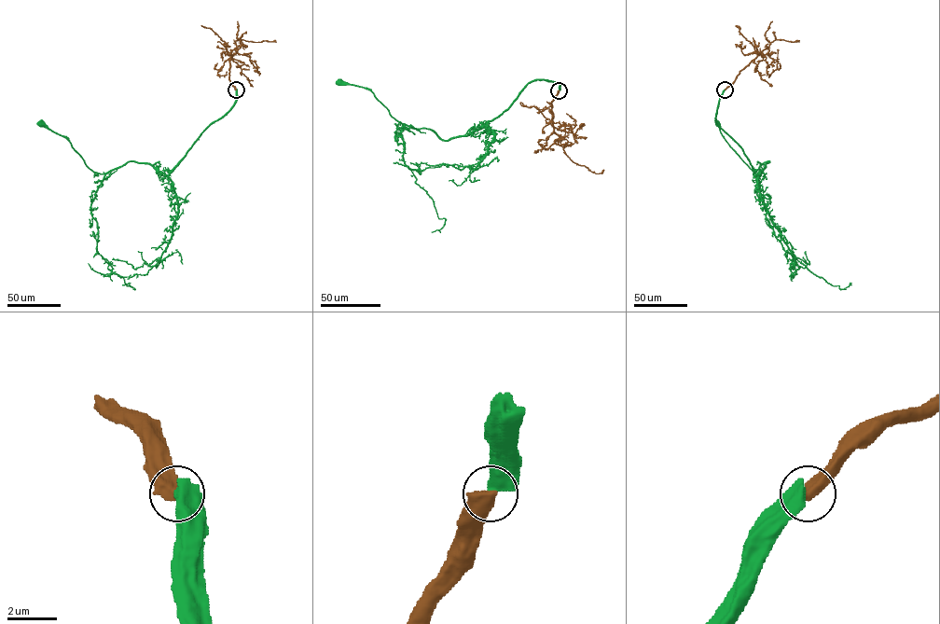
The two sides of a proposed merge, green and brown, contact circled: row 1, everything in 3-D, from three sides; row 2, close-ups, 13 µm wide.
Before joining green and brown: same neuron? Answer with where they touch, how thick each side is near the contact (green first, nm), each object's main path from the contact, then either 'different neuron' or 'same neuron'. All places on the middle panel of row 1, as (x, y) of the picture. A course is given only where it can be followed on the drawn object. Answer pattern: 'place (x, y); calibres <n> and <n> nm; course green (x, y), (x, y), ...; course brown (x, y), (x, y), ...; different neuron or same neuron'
place (559, 90); calibres 650 and 600 nm; course green (559, 90), (558, 83), (531, 81), (498, 117), (448, 140), (396, 120), (369, 90), (339, 82); course brown (559, 90), (551, 102), (554, 131), (560, 139), (558, 143), (573, 162), (596, 173), (603, 170); different neuron

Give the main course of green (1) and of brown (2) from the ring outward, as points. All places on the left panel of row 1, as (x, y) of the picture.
1: (236, 90), (235, 104), (204, 131), (168, 174), (150, 164), (131, 161), (97, 173), (67, 139), (41, 124)
2: (236, 90), (229, 79), (231, 51), (237, 48), (235, 42), (275, 42)

